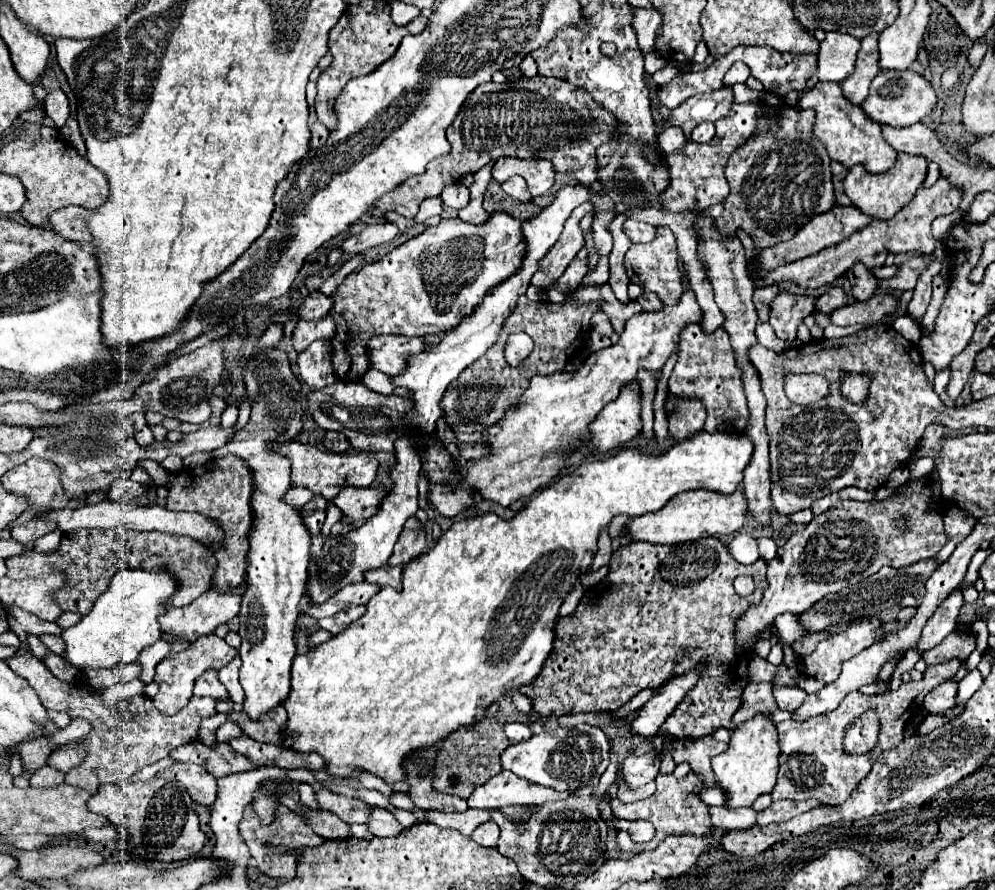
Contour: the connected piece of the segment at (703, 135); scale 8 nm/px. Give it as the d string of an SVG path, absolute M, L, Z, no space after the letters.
M700 123L692 131L692 141L696 143L708 143L714 137L714 123Z

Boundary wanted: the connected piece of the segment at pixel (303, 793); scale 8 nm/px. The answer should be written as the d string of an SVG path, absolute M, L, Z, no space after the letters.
M300 783L300 785L298 785L298 795L300 795L300 801L302 801L302 805L304 805L304 807L320 811L320 805L318 805L318 801L316 801L314 791L312 791L312 787L310 787L310 785Z

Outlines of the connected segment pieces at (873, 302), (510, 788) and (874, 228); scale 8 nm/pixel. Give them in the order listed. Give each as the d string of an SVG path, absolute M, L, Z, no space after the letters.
M882 293L872 295L872 299L864 303L850 303L830 313L832 325L878 325L882 317L890 317L898 305L898 299L894 295Z
M502 771L500 775L488 779L486 785L476 787L470 795L468 805L474 809L500 809L510 805L542 805L548 801L568 799L572 791L554 791L548 787L540 787L528 779L520 779L510 771Z
M938 179L936 185L930 189L920 187L920 191L916 193L916 199L912 199L912 203L908 203L908 207L904 207L904 211L900 211L896 219L890 219L890 221L874 219L870 225L856 231L854 235L850 235L848 239L844 239L842 243L834 247L828 247L816 255L804 257L800 261L794 261L790 265L784 265L766 273L760 281L756 281L756 287L780 285L784 281L790 281L806 289L820 289L824 285L830 285L834 279L842 277L850 267L854 267L860 261L866 267L880 267L884 265L888 253L932 253L936 247L936 239L930 233L932 221L940 215L954 213L958 205L960 205L960 191L956 191L946 179Z

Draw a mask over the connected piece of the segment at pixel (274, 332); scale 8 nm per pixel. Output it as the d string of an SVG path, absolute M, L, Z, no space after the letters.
M280 324L270 325L264 335L258 339L258 347L274 347L283 335L283 326Z

